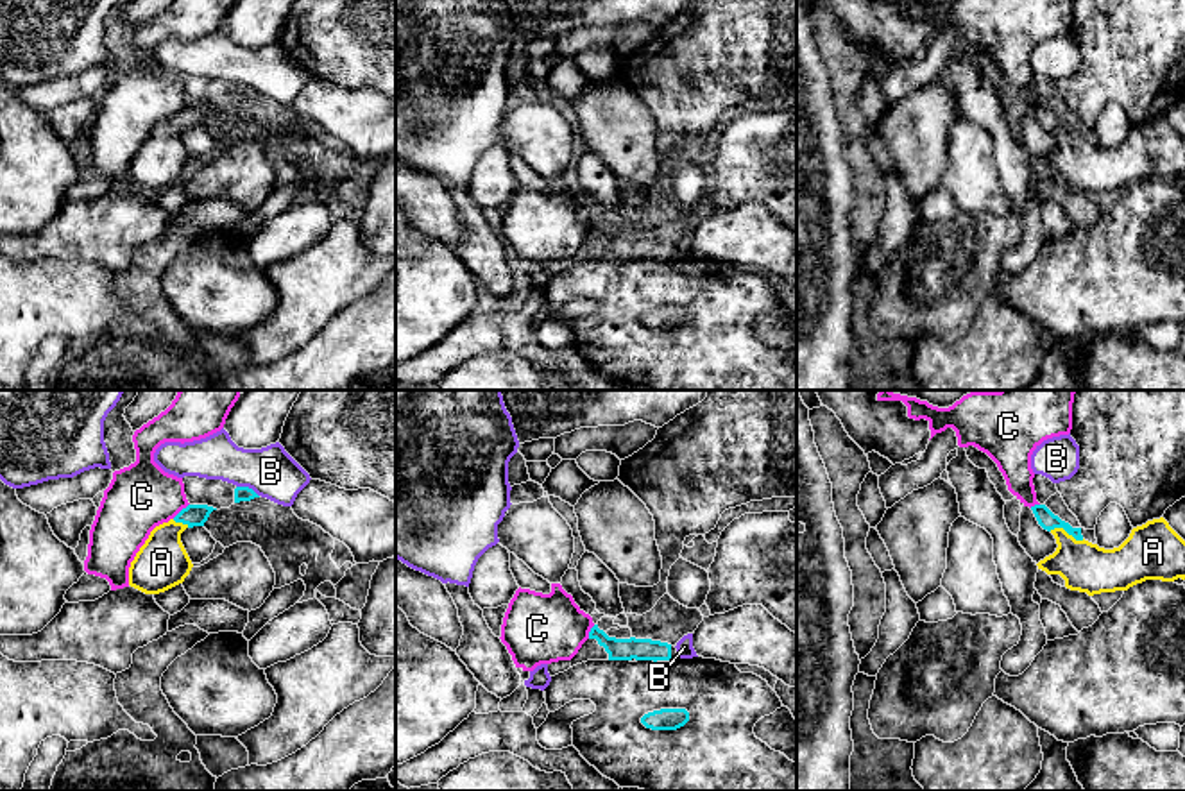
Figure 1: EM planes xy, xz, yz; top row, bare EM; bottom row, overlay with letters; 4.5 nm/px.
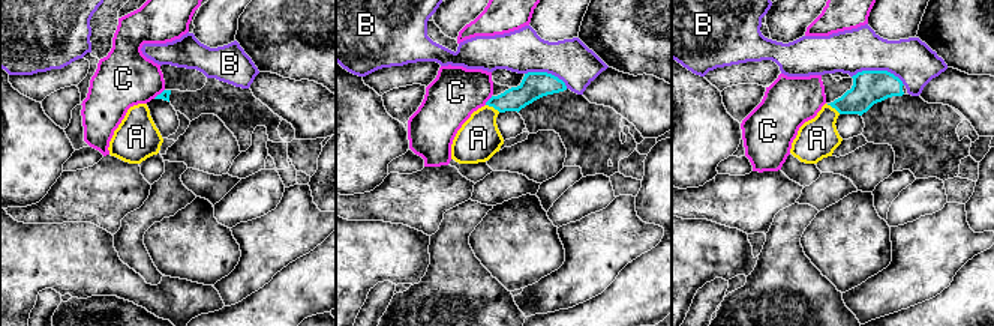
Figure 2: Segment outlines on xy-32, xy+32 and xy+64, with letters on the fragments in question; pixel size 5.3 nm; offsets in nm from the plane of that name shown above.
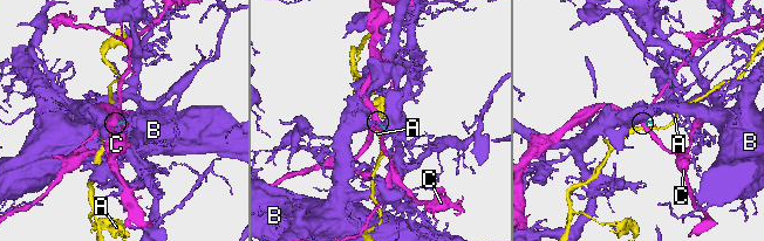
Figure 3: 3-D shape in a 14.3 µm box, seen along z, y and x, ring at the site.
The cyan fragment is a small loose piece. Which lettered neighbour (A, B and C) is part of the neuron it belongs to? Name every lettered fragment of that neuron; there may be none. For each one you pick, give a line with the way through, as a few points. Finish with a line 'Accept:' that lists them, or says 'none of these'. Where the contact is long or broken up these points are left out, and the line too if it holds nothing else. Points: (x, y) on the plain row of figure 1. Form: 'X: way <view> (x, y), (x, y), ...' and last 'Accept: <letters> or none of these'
A: way yz (1044, 115), (1067, 131), (1073, 153), (1087, 167)
Accept: A

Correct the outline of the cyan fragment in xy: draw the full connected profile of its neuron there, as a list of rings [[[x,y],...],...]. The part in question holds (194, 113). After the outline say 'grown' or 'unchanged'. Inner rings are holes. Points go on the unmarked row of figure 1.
[[[188,104],[168,122],[156,125],[131,161],[129,184],[145,193],[159,193],[183,183],[193,163],[181,132],[204,125],[213,109],[217,107],[208,104]]]; grown

